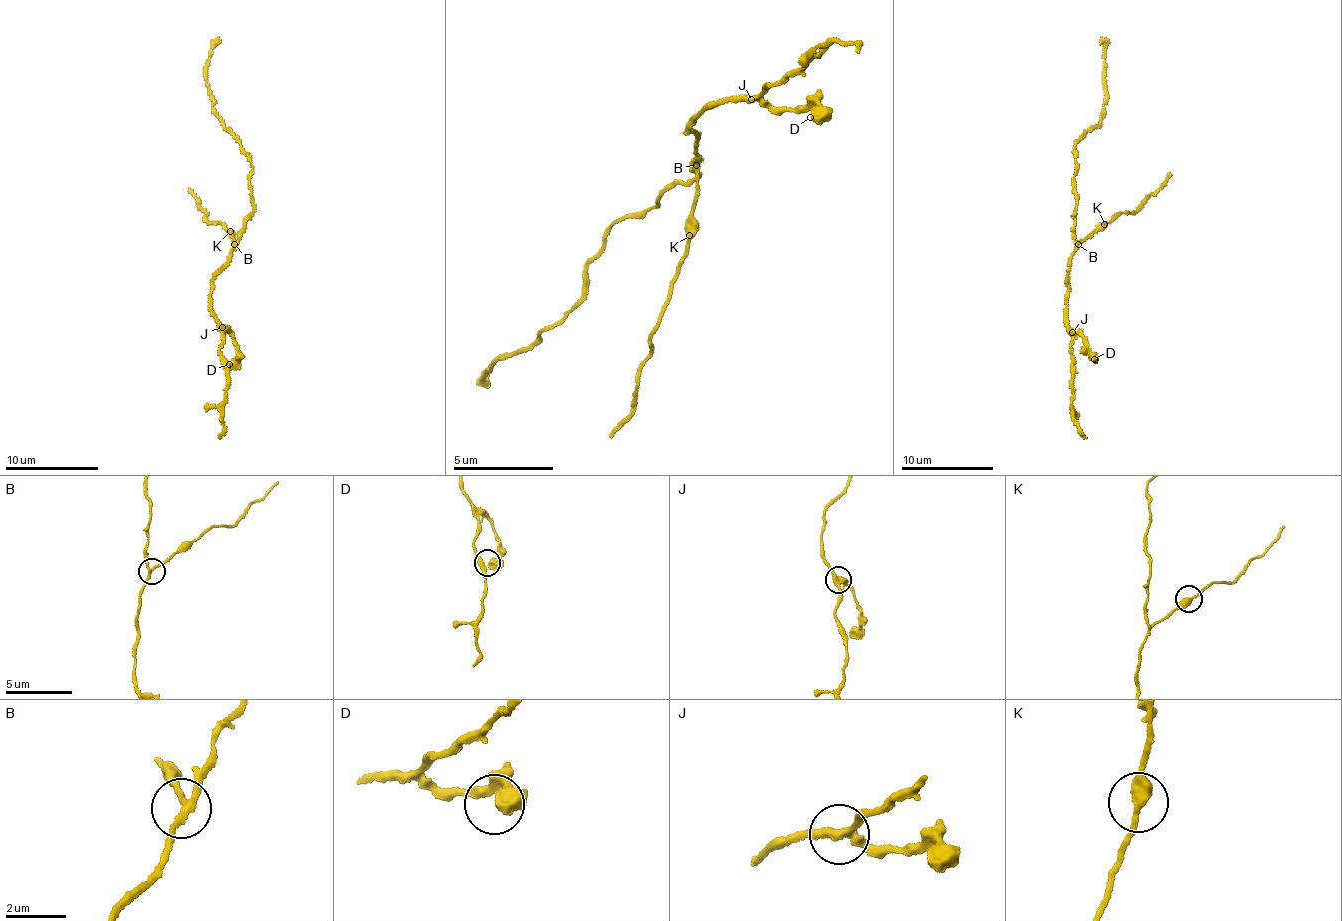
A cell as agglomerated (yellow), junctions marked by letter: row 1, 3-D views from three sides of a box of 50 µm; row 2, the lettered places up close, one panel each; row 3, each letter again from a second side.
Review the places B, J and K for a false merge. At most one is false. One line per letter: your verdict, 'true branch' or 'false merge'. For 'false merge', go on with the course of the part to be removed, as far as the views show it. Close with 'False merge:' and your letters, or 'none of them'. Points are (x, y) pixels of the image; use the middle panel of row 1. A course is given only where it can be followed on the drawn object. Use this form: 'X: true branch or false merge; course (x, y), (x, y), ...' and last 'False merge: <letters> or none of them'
B: true branch
J: false merge; course (751, 100), (809, 108), (819, 120)
K: true branch
False merge: J

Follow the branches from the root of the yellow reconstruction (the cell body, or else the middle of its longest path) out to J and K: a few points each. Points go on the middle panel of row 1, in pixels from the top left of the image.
J: (700, 165), (696, 148), (701, 136), (694, 129), (689, 134), (692, 123), (715, 105), (751, 100)
K: (700, 165), (699, 157), (701, 160), (695, 189), (697, 196), (687, 228), (689, 235)

